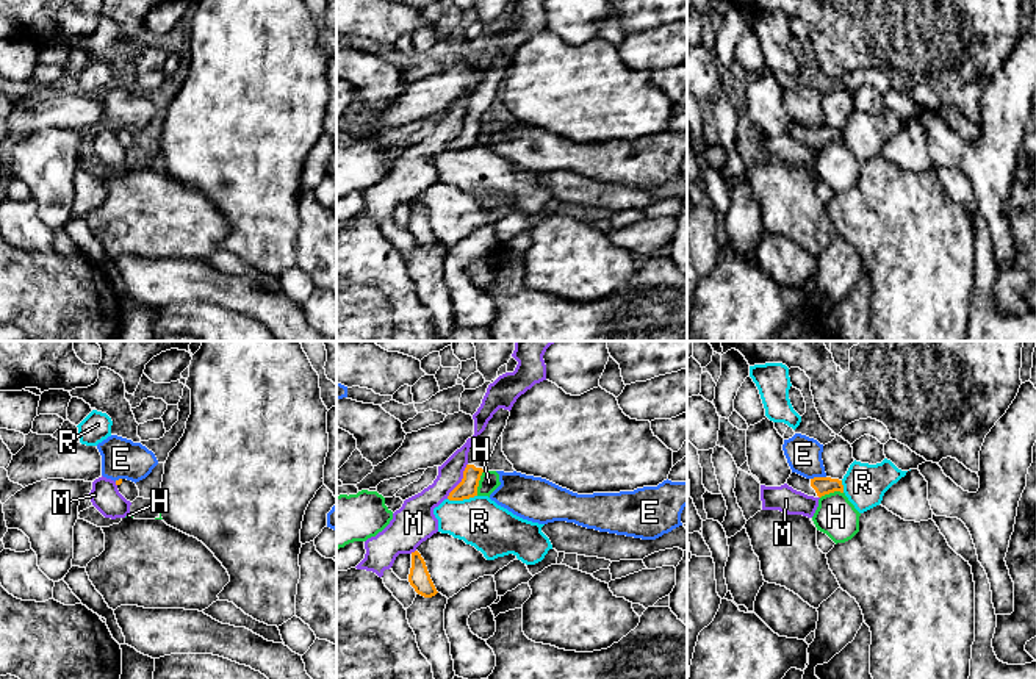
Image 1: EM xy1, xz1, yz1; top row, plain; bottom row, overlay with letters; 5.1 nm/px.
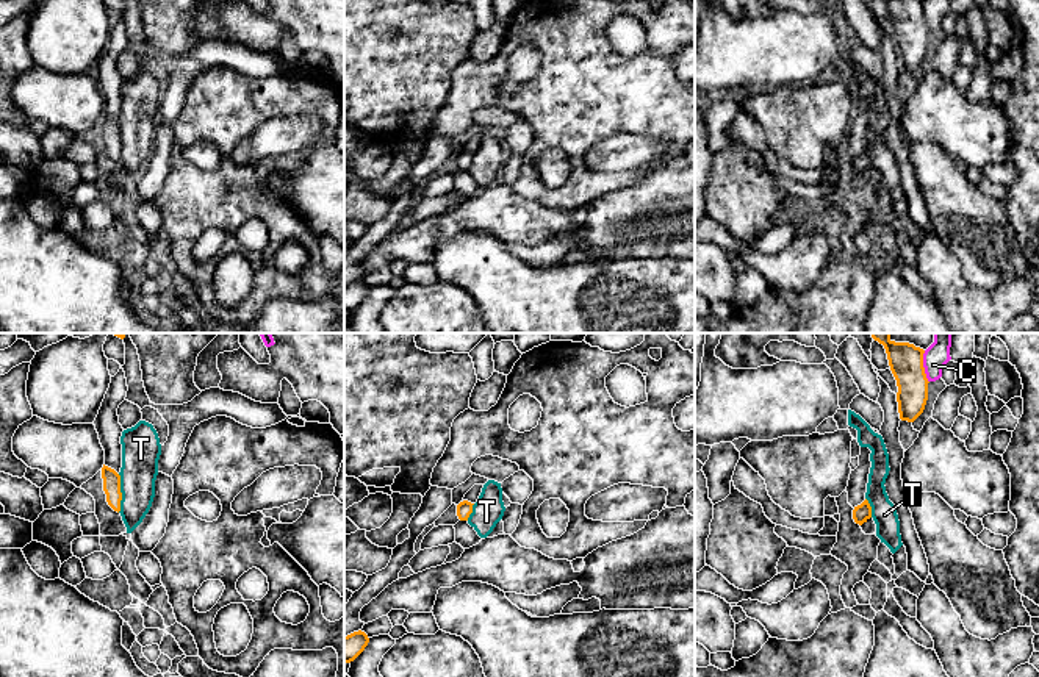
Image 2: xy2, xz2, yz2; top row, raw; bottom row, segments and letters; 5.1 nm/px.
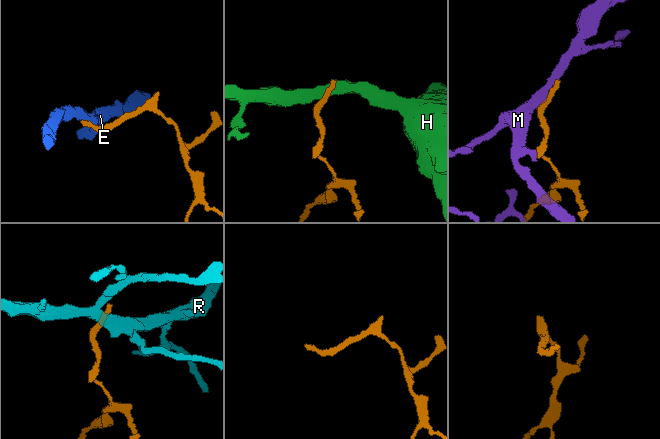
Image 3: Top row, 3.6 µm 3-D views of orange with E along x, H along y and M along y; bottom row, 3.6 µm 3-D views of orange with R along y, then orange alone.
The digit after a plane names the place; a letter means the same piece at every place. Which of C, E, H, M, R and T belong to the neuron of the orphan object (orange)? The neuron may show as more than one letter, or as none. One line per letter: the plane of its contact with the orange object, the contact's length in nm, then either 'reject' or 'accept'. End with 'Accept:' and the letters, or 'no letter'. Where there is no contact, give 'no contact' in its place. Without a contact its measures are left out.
C: yz2 | 170 nm | reject
E: yz1 | 80 nm | reject
H: xz1 | 130 nm | reject
M: xz1 | 220 nm | reject
R: xz1 | 150 nm | reject
T: xy2 | 200 nm | reject
Accept: no letter

